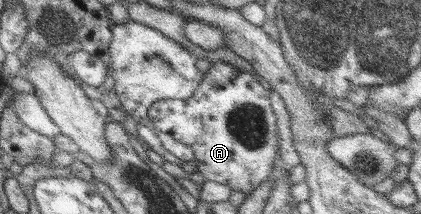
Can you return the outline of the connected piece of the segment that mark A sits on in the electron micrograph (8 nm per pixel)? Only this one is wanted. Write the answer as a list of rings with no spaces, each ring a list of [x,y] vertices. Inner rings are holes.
[[[223,61],[210,65],[188,98],[153,102],[147,108],[147,115],[156,130],[166,132],[189,148],[196,164],[194,172],[202,174],[206,181],[226,184],[234,192],[249,195],[261,182],[267,180],[273,164],[279,160],[280,139],[276,130],[276,119],[268,102],[268,91],[249,73],[239,71]]]

